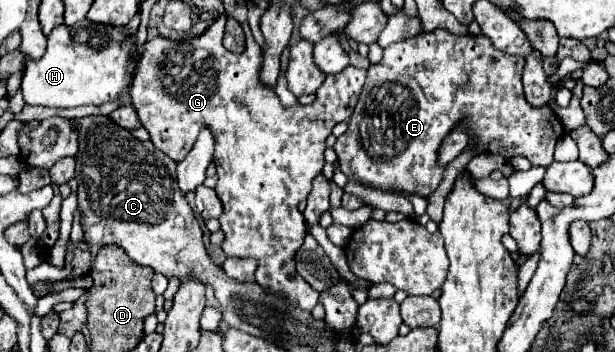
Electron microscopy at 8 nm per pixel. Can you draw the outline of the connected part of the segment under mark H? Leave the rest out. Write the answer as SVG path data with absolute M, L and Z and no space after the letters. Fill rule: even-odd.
M87 19L71 27L65 25L55 27L47 35L45 55L37 61L35 59L27 61L21 81L21 93L27 105L63 109L79 105L101 105L105 101L115 101L121 91L129 91L137 63L133 61L133 54L136 52L134 36L125 36L123 27L95 25ZM94 31L100 35L93 35Z

